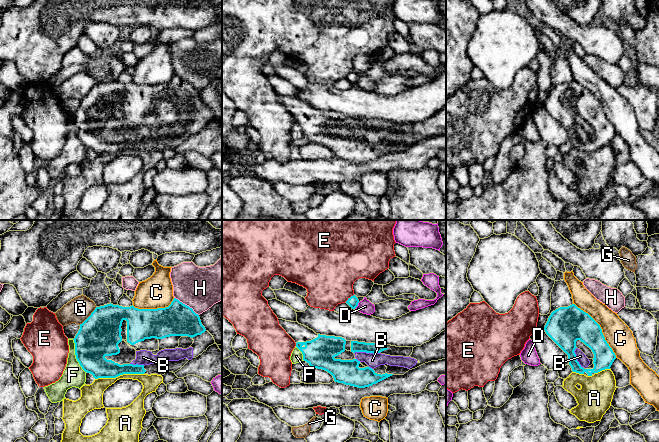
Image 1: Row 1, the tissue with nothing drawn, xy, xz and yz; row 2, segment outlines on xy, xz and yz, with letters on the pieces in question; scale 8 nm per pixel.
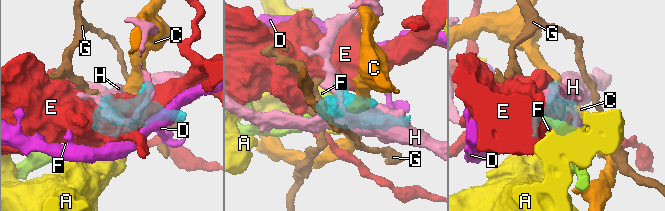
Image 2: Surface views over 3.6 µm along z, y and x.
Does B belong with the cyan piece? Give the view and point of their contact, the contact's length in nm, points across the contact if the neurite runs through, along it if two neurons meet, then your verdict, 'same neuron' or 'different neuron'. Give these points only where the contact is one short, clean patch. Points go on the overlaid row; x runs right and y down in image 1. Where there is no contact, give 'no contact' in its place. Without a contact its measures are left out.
contact xz (366, 352); length 200 nm; way xz (356, 346), (366, 352), (372, 360); same neuron

